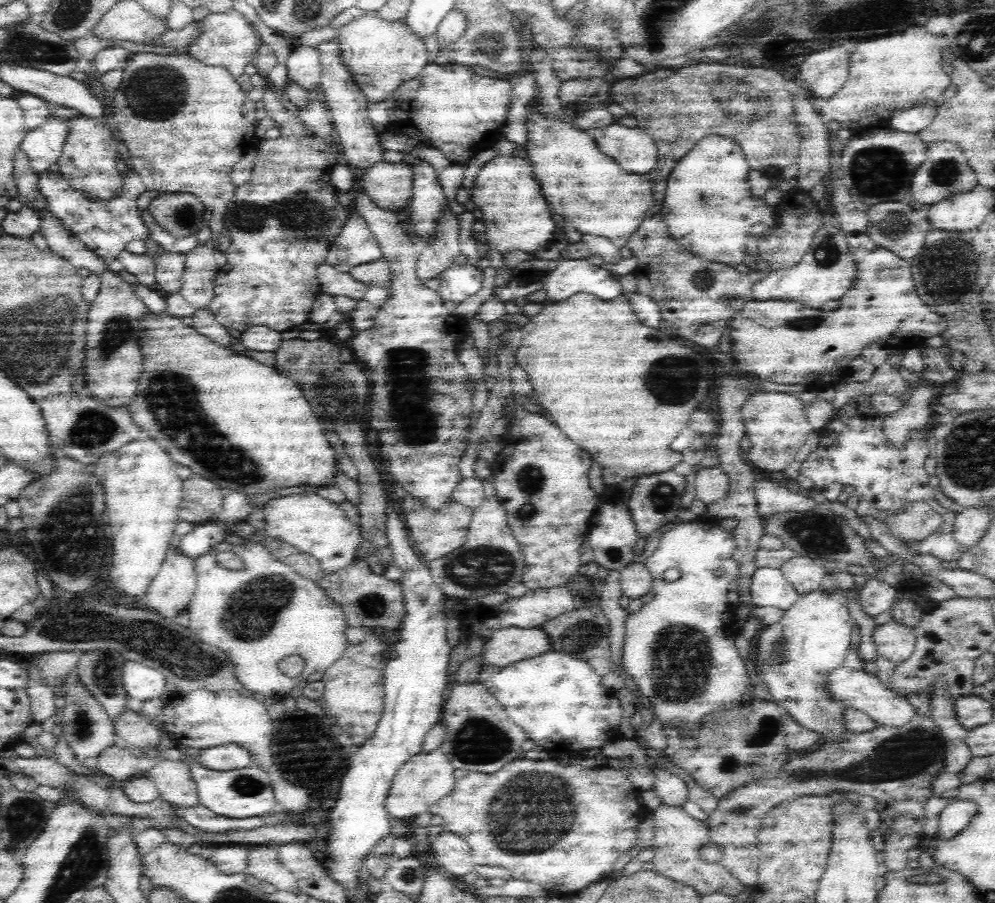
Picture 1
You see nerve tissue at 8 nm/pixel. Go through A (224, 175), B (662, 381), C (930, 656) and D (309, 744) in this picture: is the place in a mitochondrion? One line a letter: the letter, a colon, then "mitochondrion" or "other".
A: other
B: mitochondrion
C: other
D: other

